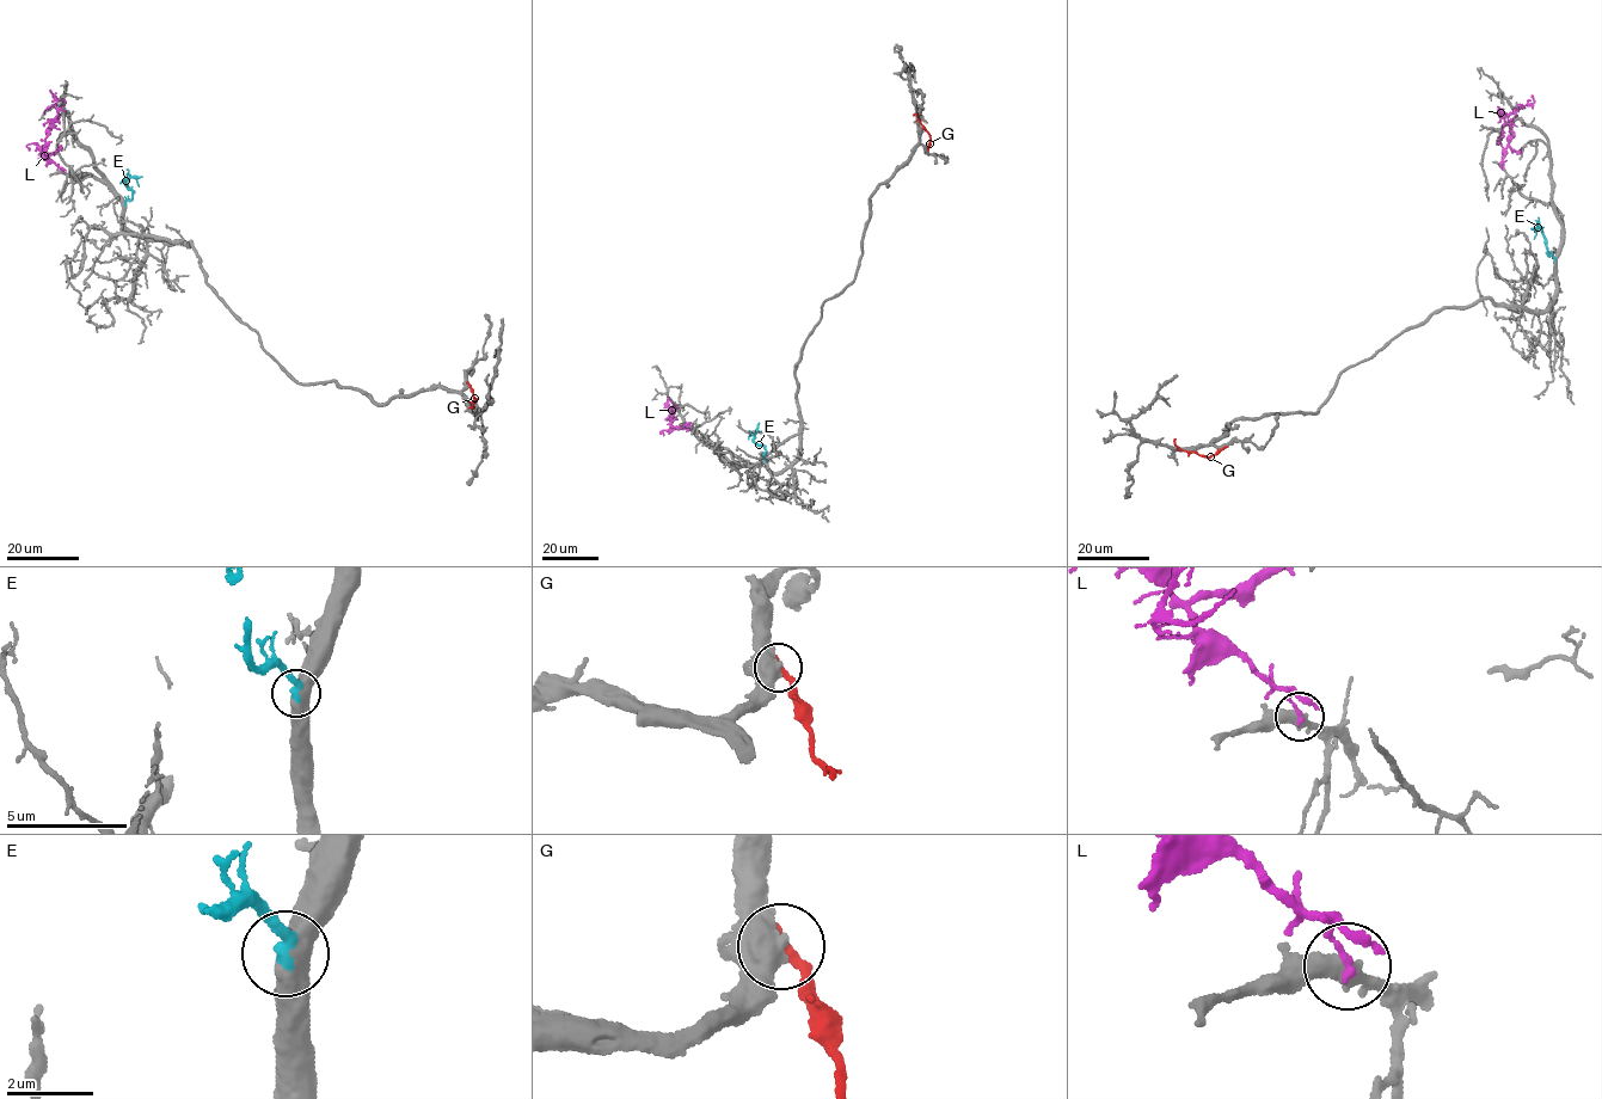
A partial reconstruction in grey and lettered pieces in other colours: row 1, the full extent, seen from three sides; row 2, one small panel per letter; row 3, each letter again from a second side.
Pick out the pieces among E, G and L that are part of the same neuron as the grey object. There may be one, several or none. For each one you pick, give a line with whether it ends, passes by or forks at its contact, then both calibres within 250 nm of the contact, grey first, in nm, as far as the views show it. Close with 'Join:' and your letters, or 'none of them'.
E: it ends there; 600 nm thick on the grey side, 400 nm on the other
Join: E

